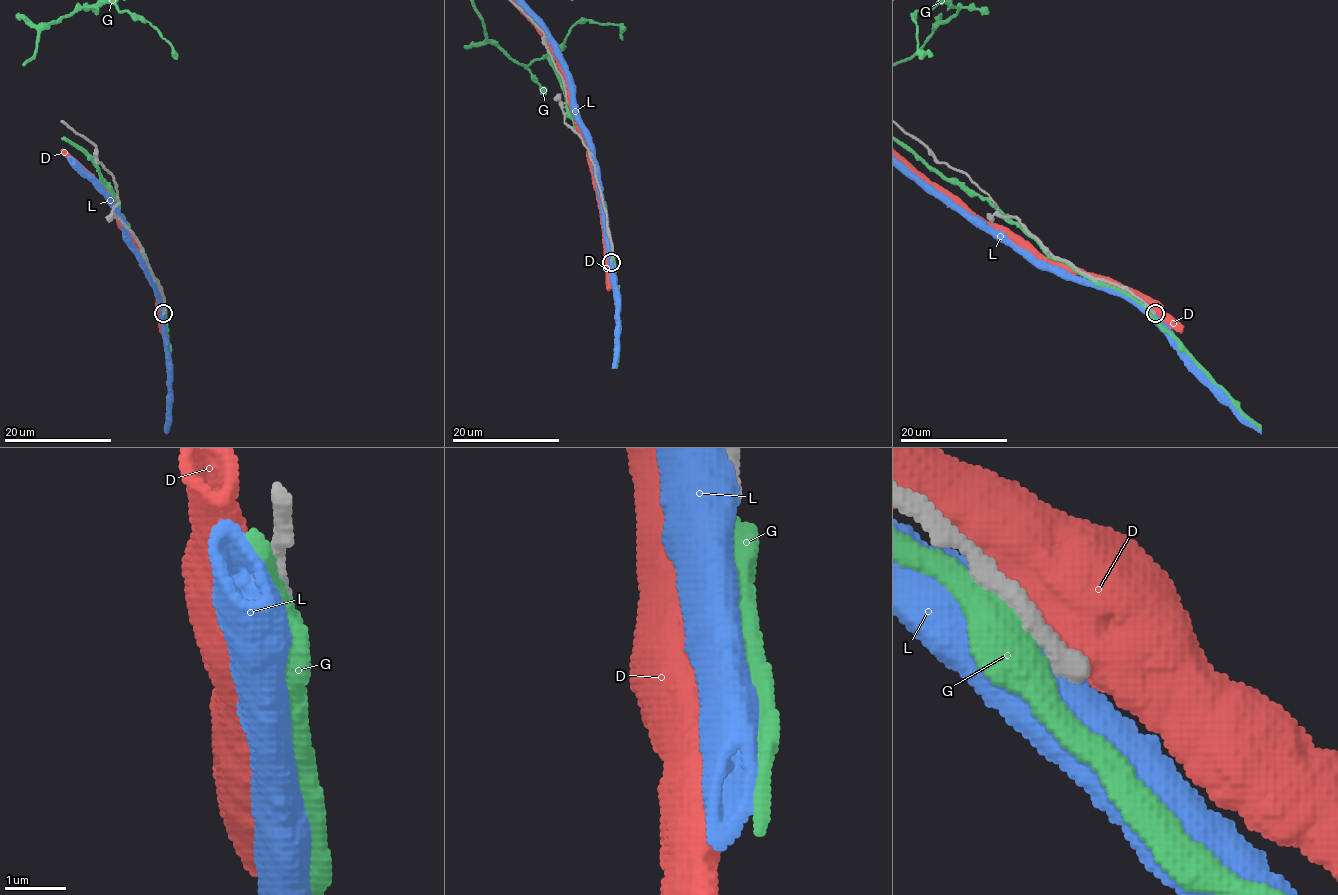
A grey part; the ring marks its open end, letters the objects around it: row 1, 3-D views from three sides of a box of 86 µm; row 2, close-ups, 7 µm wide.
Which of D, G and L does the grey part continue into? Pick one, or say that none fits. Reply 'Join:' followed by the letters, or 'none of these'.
Join: none of these

